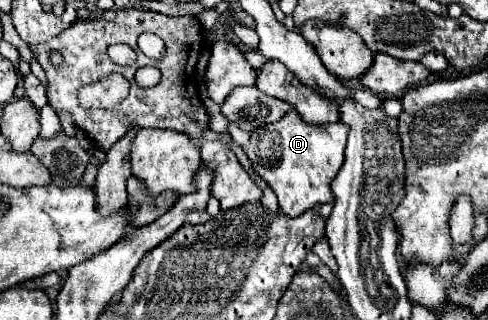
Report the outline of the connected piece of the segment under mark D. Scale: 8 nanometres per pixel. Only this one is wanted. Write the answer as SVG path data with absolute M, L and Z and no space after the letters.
M295 110L287 112L283 120L267 124L251 132L249 144L243 148L253 164L253 170L267 180L279 198L279 210L285 216L301 216L315 204L333 202L331 182L345 160L345 140L349 128L343 122L311 126Z

